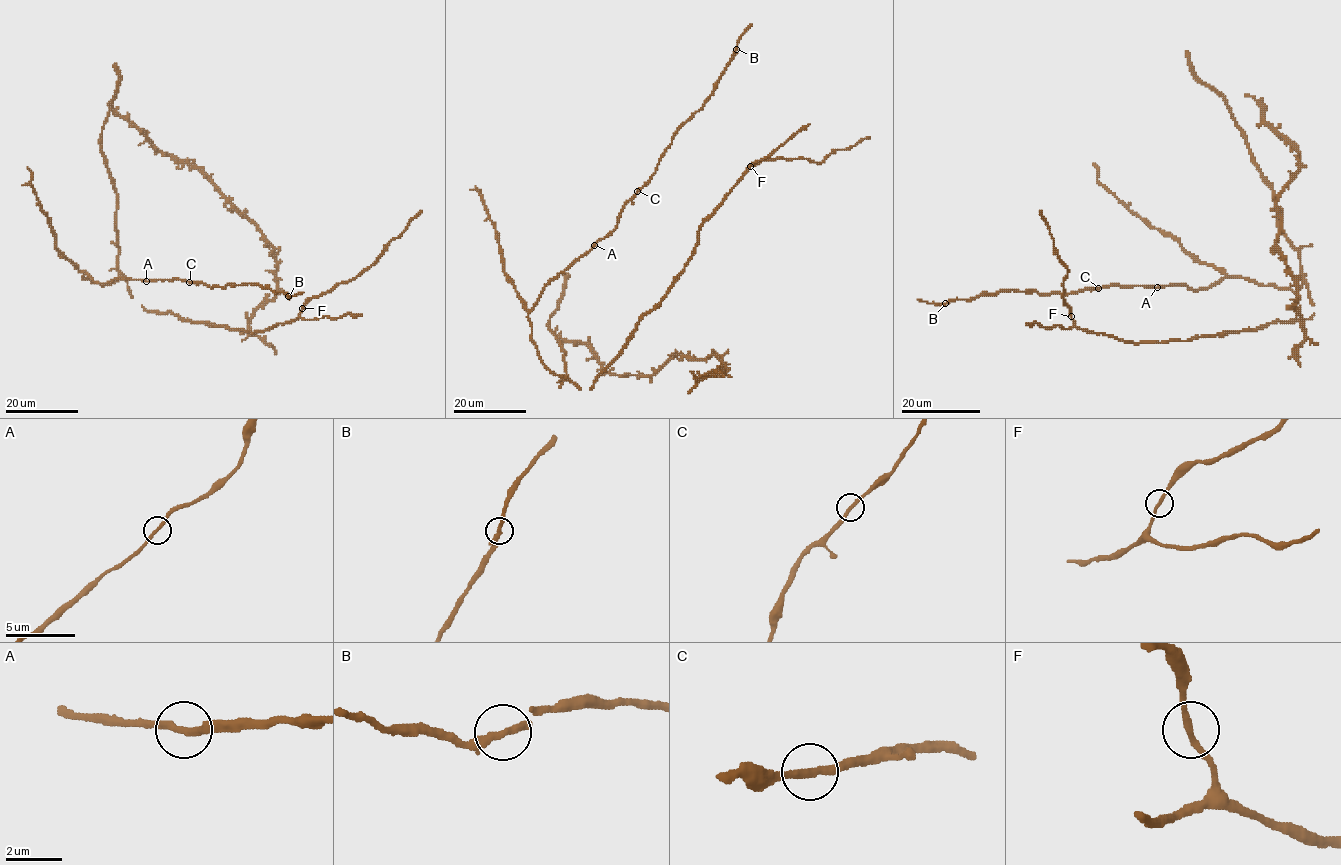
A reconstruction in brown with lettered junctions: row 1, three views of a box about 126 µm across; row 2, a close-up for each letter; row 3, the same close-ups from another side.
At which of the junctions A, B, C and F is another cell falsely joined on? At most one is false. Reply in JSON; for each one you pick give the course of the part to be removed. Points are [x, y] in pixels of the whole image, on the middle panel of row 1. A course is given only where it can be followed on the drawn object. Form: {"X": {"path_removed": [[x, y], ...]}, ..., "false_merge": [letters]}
{"false_merge": []}

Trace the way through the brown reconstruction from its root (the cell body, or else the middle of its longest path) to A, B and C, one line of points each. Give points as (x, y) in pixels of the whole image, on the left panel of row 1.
A: (117, 236), (119, 278), (100, 284), (86, 279), (80, 273), (99, 283), (117, 279), (146, 281)
B: (117, 236), (119, 278), (103, 284), (86, 279), (80, 273), (99, 283), (258, 284), (288, 296)
C: (117, 236), (119, 278), (103, 284), (86, 279), (80, 273), (99, 283), (117, 279), (189, 282)

